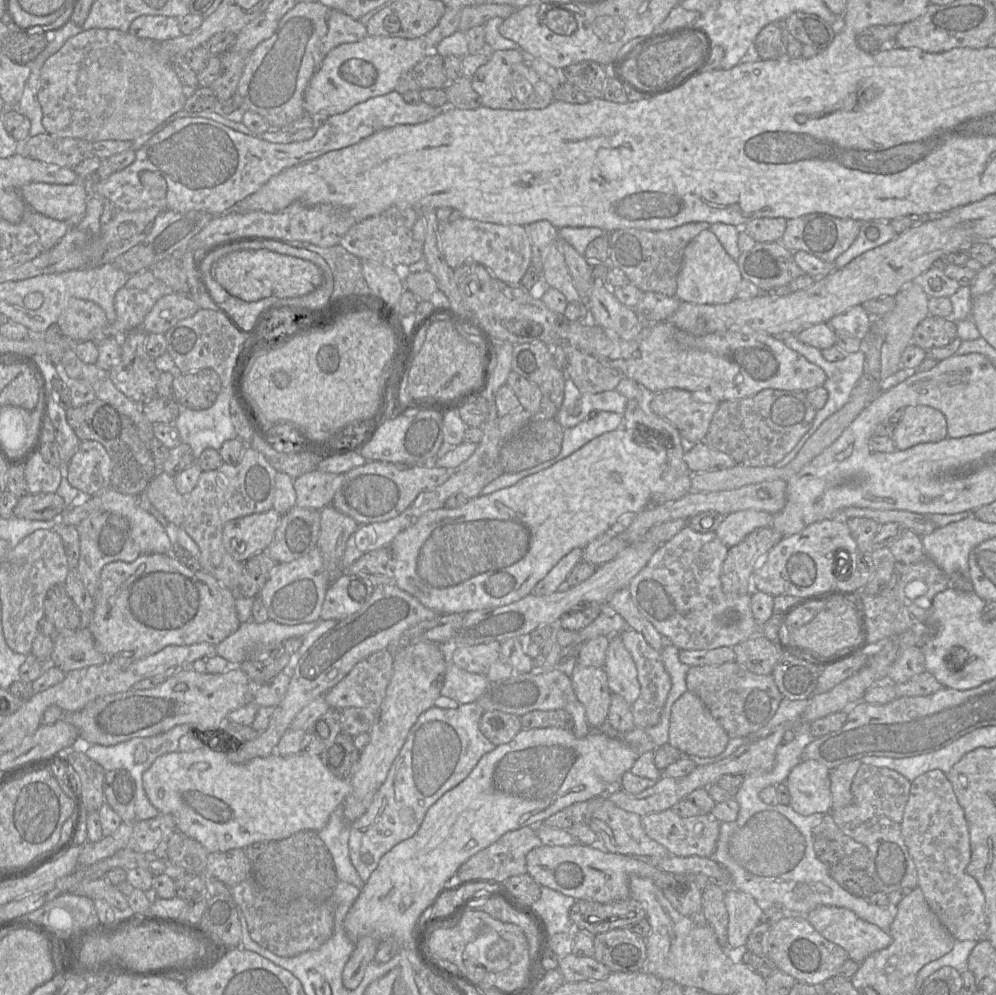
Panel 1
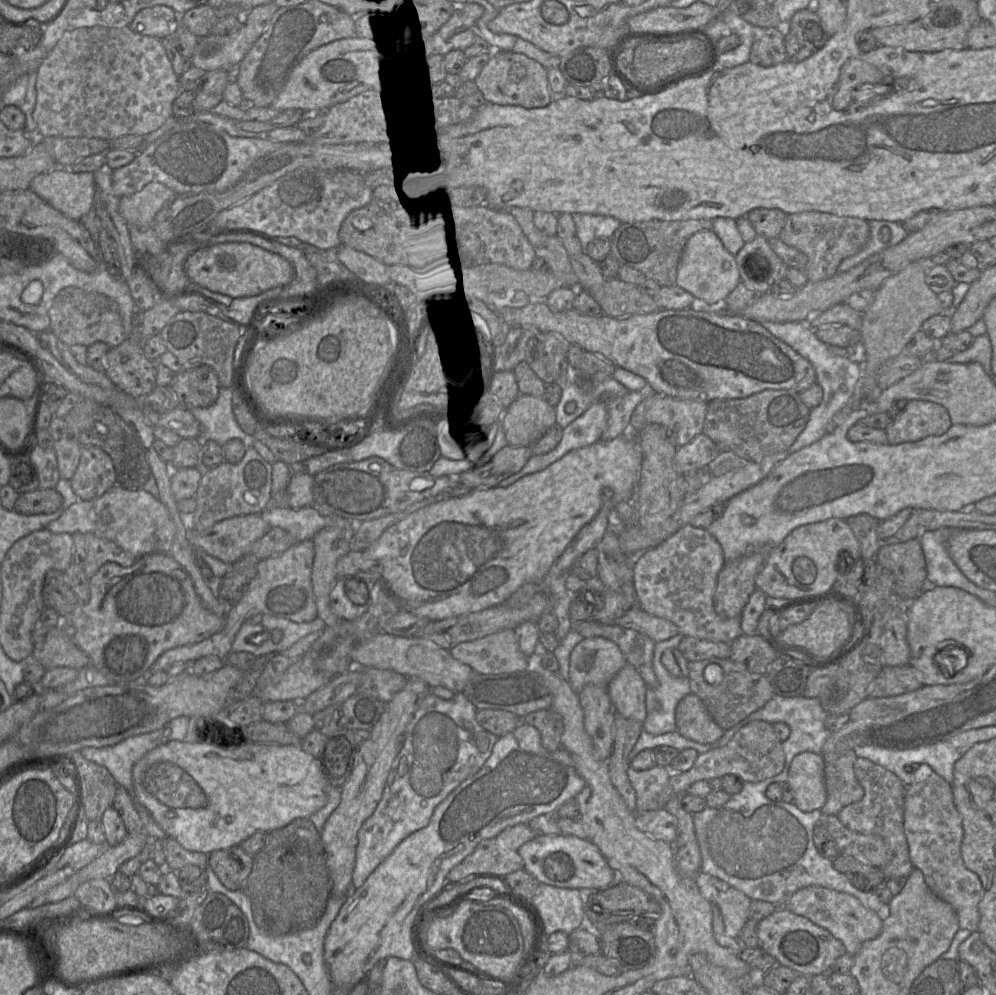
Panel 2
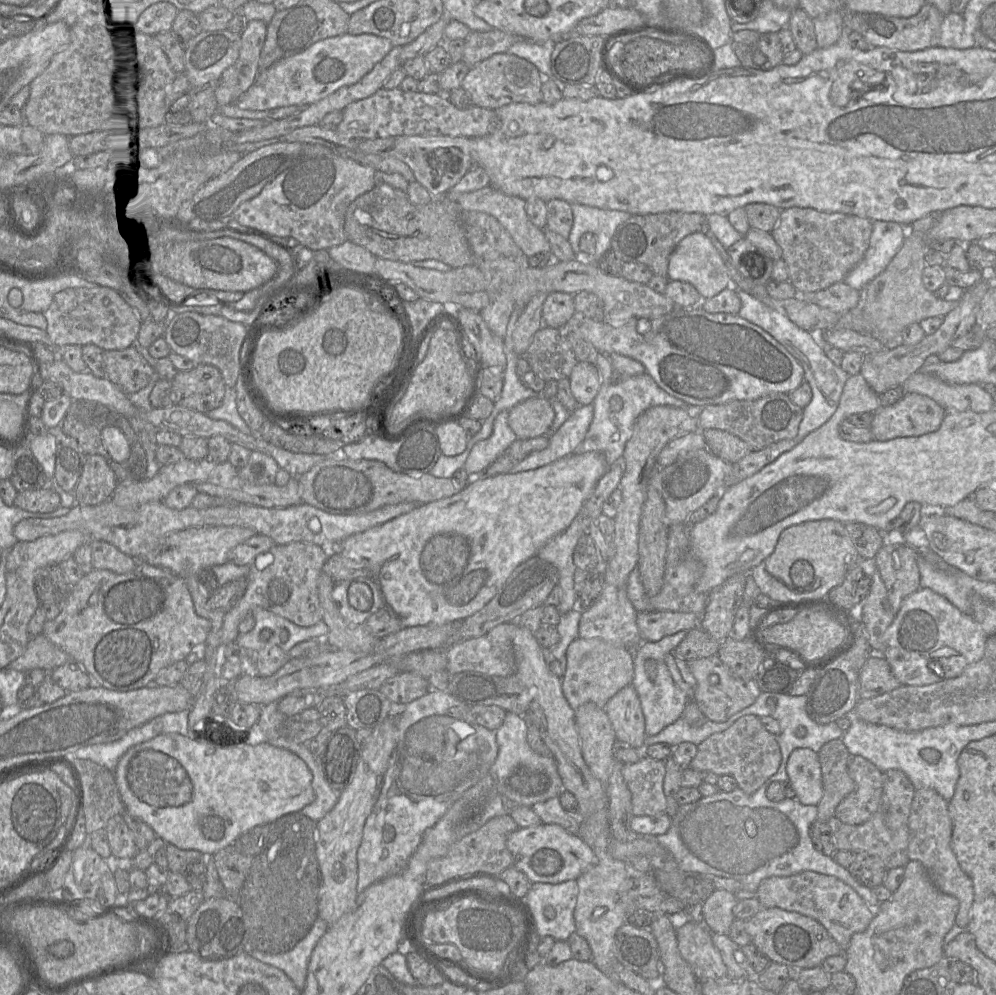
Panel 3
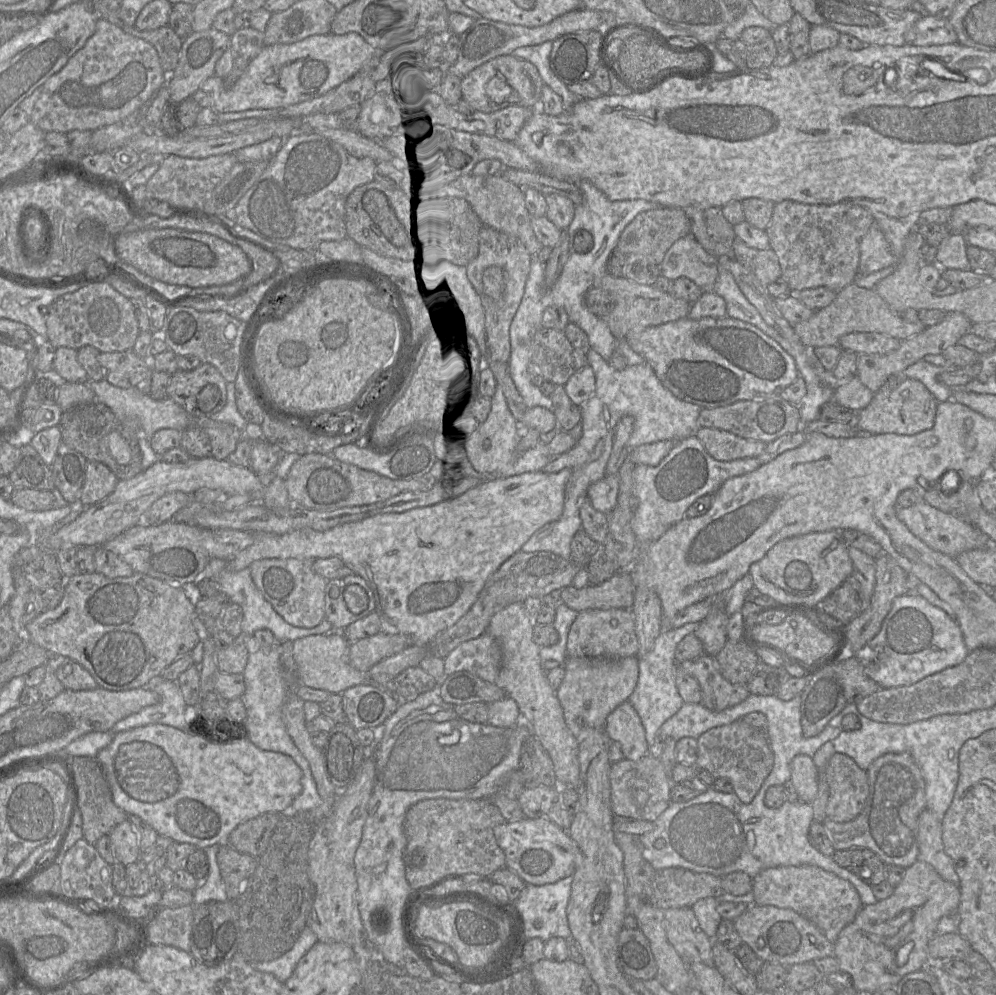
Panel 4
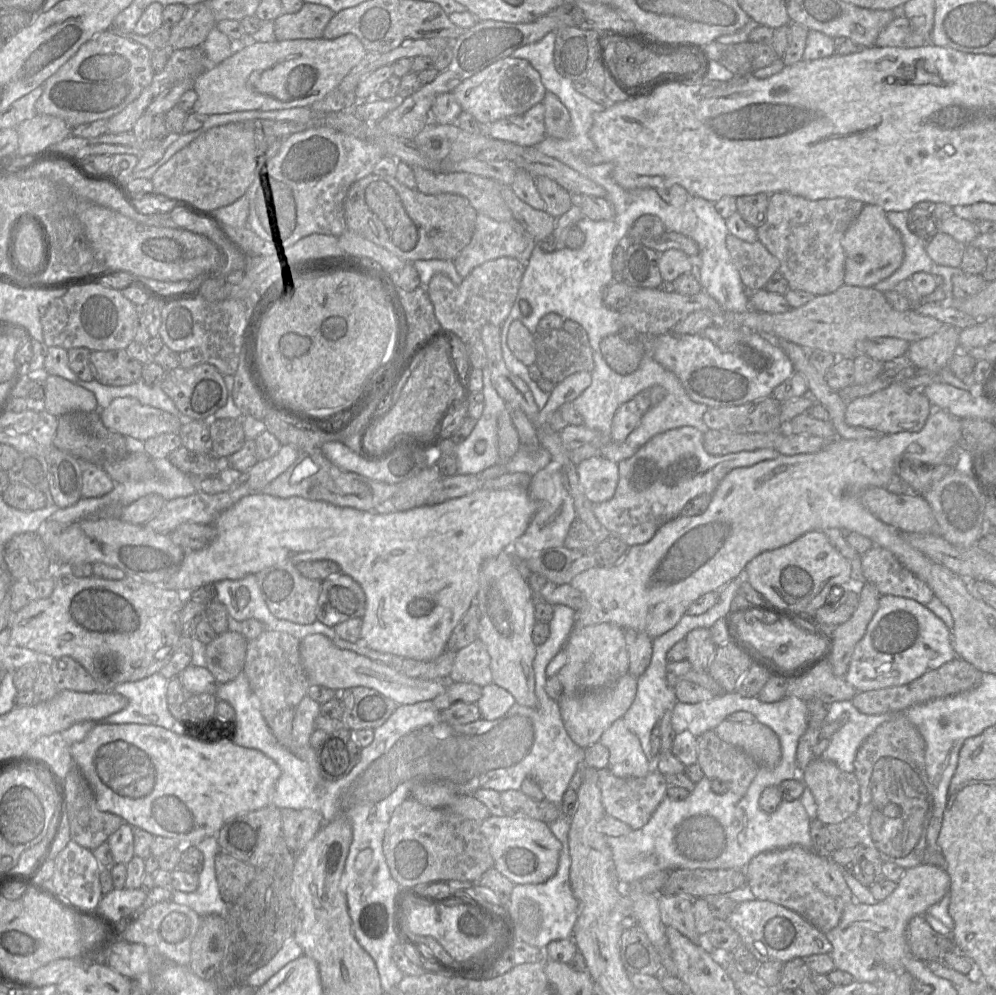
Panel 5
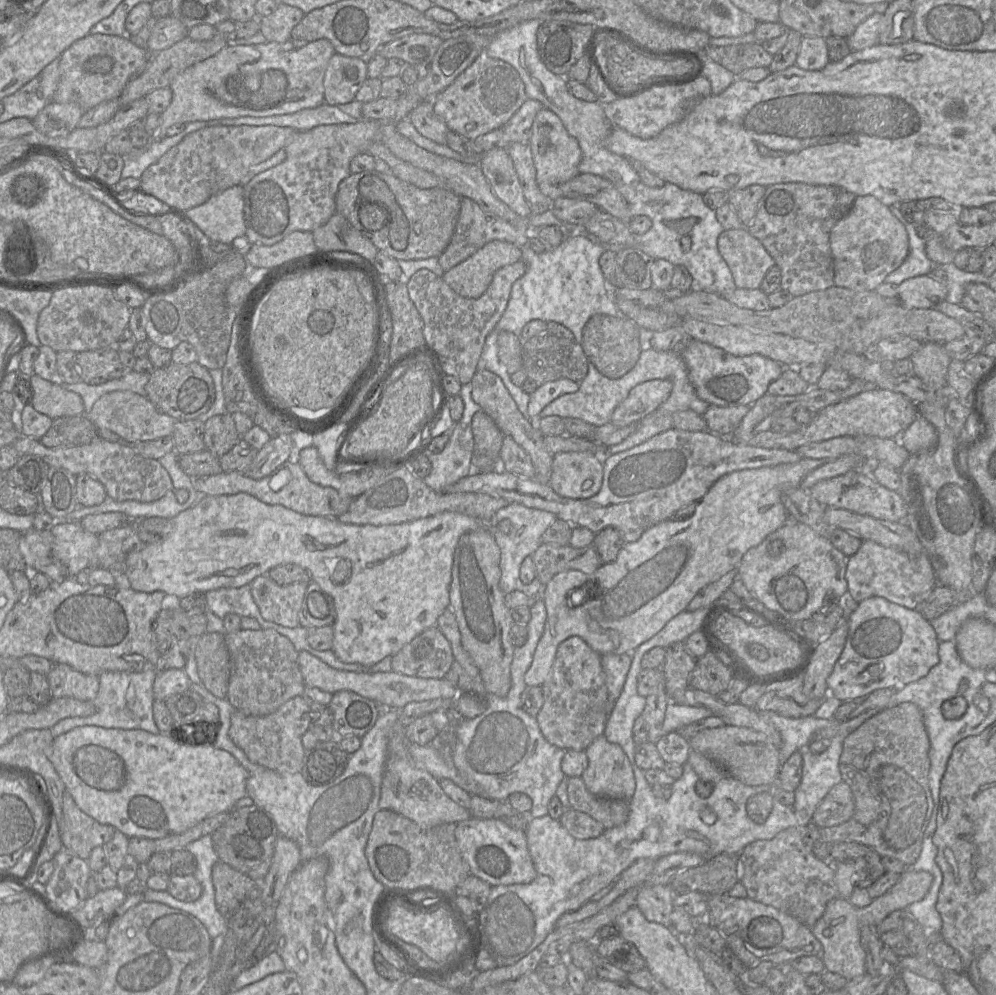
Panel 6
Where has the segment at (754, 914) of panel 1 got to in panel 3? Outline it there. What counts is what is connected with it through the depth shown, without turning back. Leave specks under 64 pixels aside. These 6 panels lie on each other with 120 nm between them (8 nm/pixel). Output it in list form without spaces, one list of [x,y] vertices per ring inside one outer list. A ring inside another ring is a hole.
[[[715,890],[701,905],[704,925],[712,934],[727,935],[735,917],[733,908],[738,900],[734,893]]]

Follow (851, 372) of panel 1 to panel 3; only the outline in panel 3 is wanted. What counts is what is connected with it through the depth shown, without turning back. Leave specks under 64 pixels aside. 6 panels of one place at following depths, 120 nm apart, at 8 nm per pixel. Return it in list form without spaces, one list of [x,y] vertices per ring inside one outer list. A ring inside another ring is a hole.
[[[737,288],[735,290],[741,300],[741,308],[737,315],[768,332],[797,359],[804,369],[804,380],[812,389],[812,399],[803,408],[803,419],[799,425],[798,434],[794,438],[800,442],[833,416],[838,407],[844,385],[850,376],[826,356],[822,341],[818,336],[793,323],[781,309],[781,305],[769,306],[758,297]]]

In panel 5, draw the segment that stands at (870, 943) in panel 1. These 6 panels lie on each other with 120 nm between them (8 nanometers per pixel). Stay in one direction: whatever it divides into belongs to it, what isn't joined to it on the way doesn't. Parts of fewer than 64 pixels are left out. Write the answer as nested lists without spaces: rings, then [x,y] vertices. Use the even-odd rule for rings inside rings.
[[[794,845],[759,853],[744,868],[747,883],[755,900],[768,901],[796,912],[822,933],[835,928],[845,907],[854,901],[840,865],[813,850]]]

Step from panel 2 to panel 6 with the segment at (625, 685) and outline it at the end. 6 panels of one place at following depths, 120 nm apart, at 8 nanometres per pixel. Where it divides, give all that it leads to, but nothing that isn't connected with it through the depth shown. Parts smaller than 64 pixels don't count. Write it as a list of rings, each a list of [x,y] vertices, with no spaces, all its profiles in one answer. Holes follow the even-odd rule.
[[[603,734],[585,752],[588,766],[581,778],[588,791],[597,797],[629,801],[635,792],[635,777],[621,746],[609,742]]]

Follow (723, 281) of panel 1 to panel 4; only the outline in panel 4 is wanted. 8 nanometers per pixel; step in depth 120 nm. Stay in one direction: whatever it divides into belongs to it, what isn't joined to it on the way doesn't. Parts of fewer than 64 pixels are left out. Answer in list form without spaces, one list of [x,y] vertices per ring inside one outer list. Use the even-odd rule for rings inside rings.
[[[689,234],[668,249],[660,270],[661,275],[670,281],[686,277],[703,291],[711,291],[718,277],[719,264],[717,258]]]

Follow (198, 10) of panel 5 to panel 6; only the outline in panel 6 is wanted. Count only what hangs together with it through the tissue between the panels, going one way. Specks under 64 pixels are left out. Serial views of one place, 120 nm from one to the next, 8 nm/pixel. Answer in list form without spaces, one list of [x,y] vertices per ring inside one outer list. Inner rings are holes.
[[[177,18],[158,19],[147,41],[146,49],[155,54],[189,36],[189,29]]]

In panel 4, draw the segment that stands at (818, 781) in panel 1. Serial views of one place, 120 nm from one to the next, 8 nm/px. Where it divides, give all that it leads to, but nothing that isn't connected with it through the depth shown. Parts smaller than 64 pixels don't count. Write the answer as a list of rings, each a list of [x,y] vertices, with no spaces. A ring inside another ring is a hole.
[[[796,755],[790,763],[791,781],[798,798],[804,803],[812,803],[818,793],[818,770],[810,756]]]

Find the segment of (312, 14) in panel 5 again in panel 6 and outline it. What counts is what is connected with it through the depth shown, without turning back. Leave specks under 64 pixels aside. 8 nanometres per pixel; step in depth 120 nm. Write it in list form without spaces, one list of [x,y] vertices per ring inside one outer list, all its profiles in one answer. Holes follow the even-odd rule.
[[[278,3],[277,9],[272,14],[258,18],[260,32],[268,42],[285,43],[291,40],[293,28],[304,15],[305,13],[295,6]]]

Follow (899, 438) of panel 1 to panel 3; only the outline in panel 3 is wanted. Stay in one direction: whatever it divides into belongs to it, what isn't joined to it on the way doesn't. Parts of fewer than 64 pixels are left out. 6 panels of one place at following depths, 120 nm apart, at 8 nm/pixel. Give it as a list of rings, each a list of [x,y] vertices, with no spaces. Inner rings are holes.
[[[905,393],[895,404],[874,412],[869,429],[878,441],[917,437],[937,431],[945,415],[946,411],[928,396]]]

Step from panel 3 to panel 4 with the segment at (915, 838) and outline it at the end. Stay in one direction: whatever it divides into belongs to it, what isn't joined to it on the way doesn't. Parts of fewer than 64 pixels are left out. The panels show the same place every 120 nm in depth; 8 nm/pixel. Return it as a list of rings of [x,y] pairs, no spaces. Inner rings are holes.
[[[925,808],[918,818],[918,861],[930,864],[946,881],[959,887],[953,860],[944,851],[942,841],[942,820],[929,808]]]

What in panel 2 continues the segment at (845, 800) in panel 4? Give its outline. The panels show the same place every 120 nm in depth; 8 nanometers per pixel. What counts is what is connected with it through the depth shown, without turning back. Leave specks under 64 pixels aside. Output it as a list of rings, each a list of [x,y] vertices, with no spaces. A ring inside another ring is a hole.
[[[857,758],[854,762],[854,774],[864,789],[860,801],[843,807],[837,814],[840,822],[849,830],[861,834],[879,835],[892,852],[892,860],[882,869],[886,879],[908,877],[914,869],[909,855],[904,830],[905,784],[891,771],[875,764],[867,758]]]

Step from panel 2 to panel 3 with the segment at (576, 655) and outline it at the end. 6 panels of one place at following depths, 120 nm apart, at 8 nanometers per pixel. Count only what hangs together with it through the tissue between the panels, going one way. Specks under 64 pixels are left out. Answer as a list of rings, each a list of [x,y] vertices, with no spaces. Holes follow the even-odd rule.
[[[599,638],[573,640],[566,652],[567,664],[562,677],[562,691],[569,705],[577,710],[587,702],[605,707],[607,701],[618,691],[632,683],[634,654],[626,647]]]

